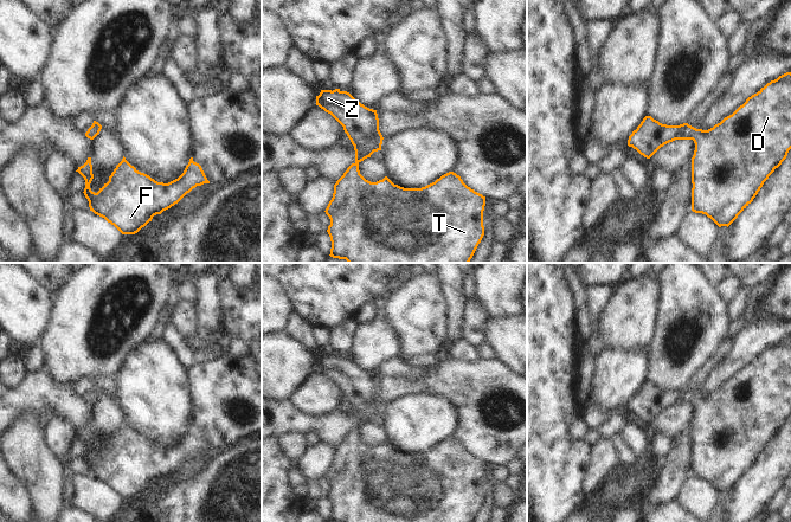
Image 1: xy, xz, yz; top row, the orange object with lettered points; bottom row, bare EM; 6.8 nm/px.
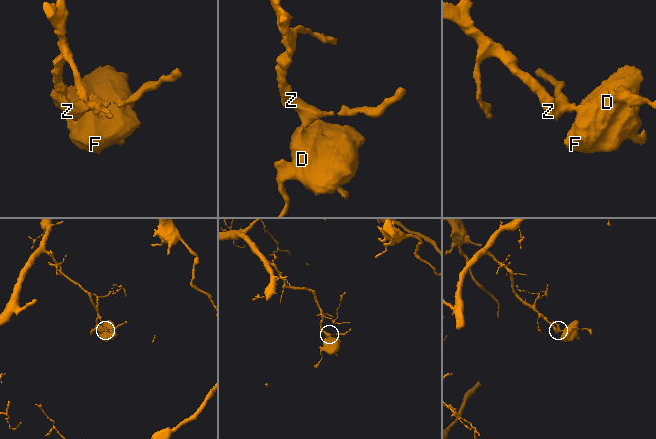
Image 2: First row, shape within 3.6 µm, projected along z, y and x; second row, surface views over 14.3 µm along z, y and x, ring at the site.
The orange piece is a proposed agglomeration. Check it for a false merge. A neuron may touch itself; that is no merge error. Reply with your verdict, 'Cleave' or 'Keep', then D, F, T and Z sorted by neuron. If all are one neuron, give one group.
Keep. Groups: D F T Z

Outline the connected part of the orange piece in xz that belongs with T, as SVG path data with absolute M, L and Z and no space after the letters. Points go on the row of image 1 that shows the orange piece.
M340 89L321 90L316 96L316 105L343 127L355 150L355 162L334 185L333 198L324 211L330 219L327 230L332 241L329 256L346 259L348 263L469 263L484 236L485 196L468 187L454 172L422 188L400 187L387 176L377 182L366 180L360 174L359 163L371 157L374 152L381 150L384 140L377 110L365 107L349 92Z

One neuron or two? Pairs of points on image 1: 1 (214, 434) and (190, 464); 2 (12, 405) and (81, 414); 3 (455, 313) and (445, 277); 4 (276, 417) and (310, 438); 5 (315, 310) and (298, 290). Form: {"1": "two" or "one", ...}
{"1": "two", "2": "one", "3": "one", "4": "two", "5": "one"}

